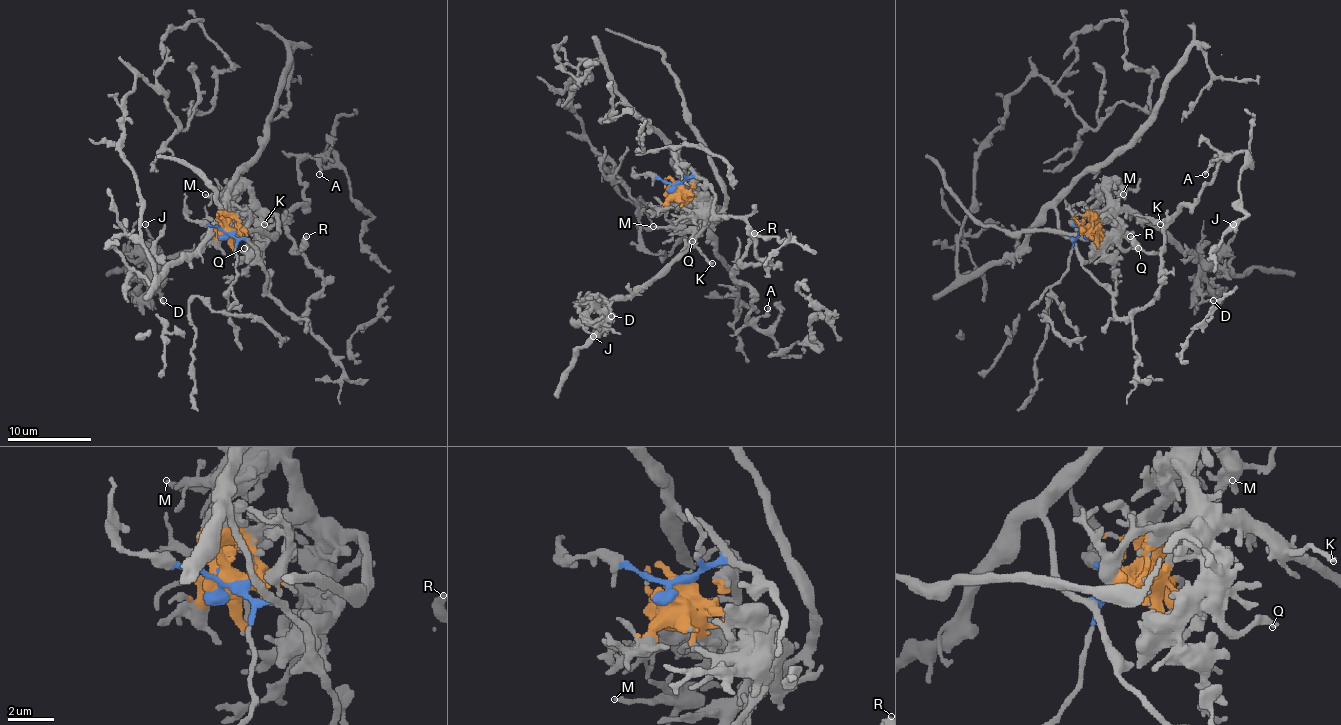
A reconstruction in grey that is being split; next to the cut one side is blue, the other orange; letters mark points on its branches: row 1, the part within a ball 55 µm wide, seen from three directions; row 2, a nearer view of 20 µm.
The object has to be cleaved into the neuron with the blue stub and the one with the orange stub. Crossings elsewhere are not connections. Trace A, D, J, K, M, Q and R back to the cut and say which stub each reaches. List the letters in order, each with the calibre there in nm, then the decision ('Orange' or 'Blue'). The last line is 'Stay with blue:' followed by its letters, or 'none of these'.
A: Thickness 160 nm. Blue
D: Thickness 130 nm. Orange
J: Thickness 200 nm. Orange
K: Thickness 200 nm. Orange
M: Thickness 220 nm. Orange
Q: Thickness 220 nm. Orange
R: Thickness 400 nm. Blue
Stay with blue: A, R

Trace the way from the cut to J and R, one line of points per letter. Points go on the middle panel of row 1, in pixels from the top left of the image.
J: (674, 186), (702, 215), (702, 226), (649, 280), (607, 306), (605, 327), (597, 337), (592, 335)
R: (674, 186), (700, 177), (714, 194), (714, 213), (744, 222), (754, 253), (771, 264), (742, 262), (754, 232)

